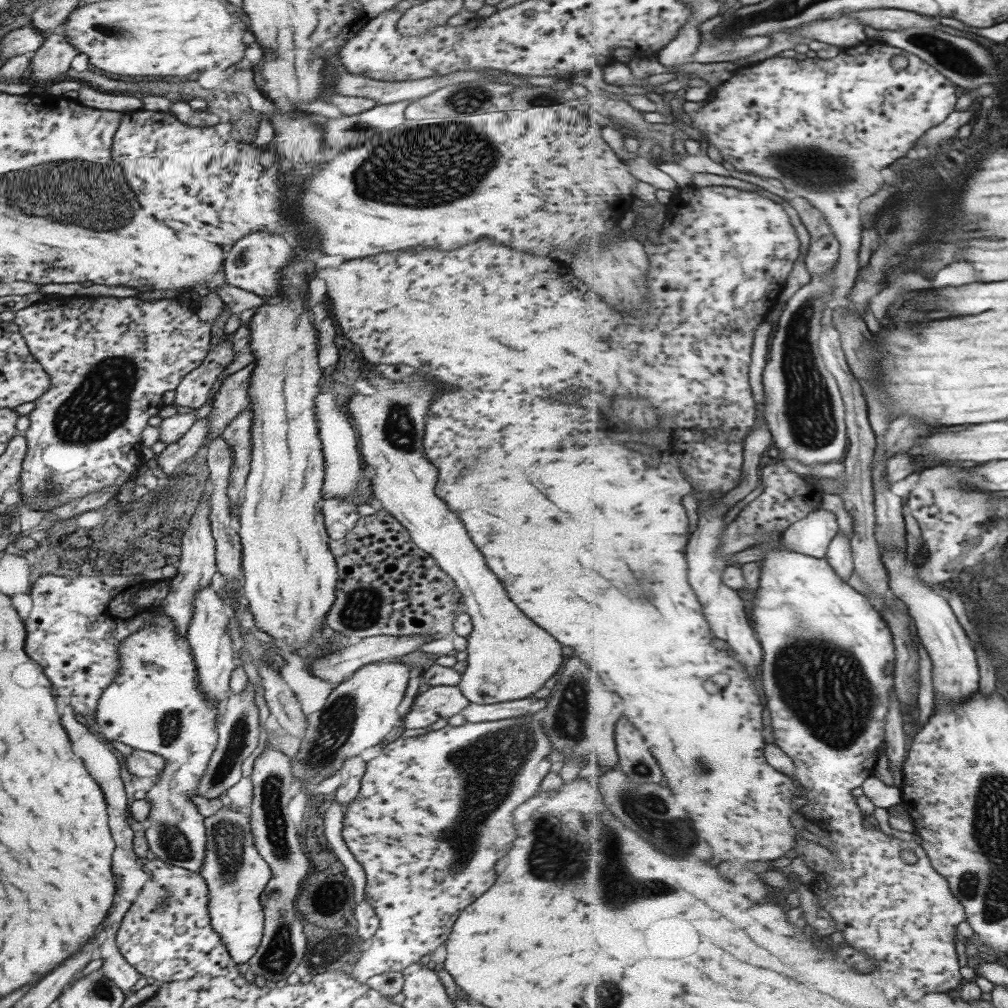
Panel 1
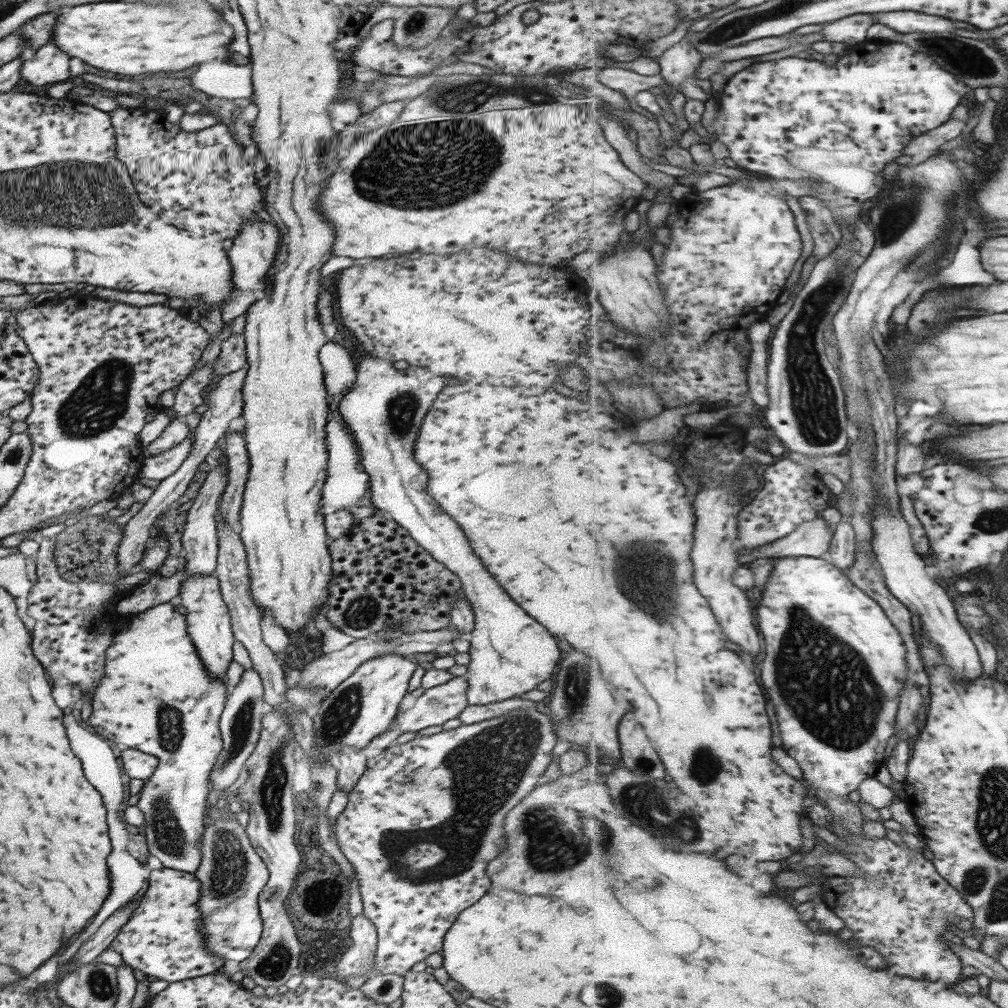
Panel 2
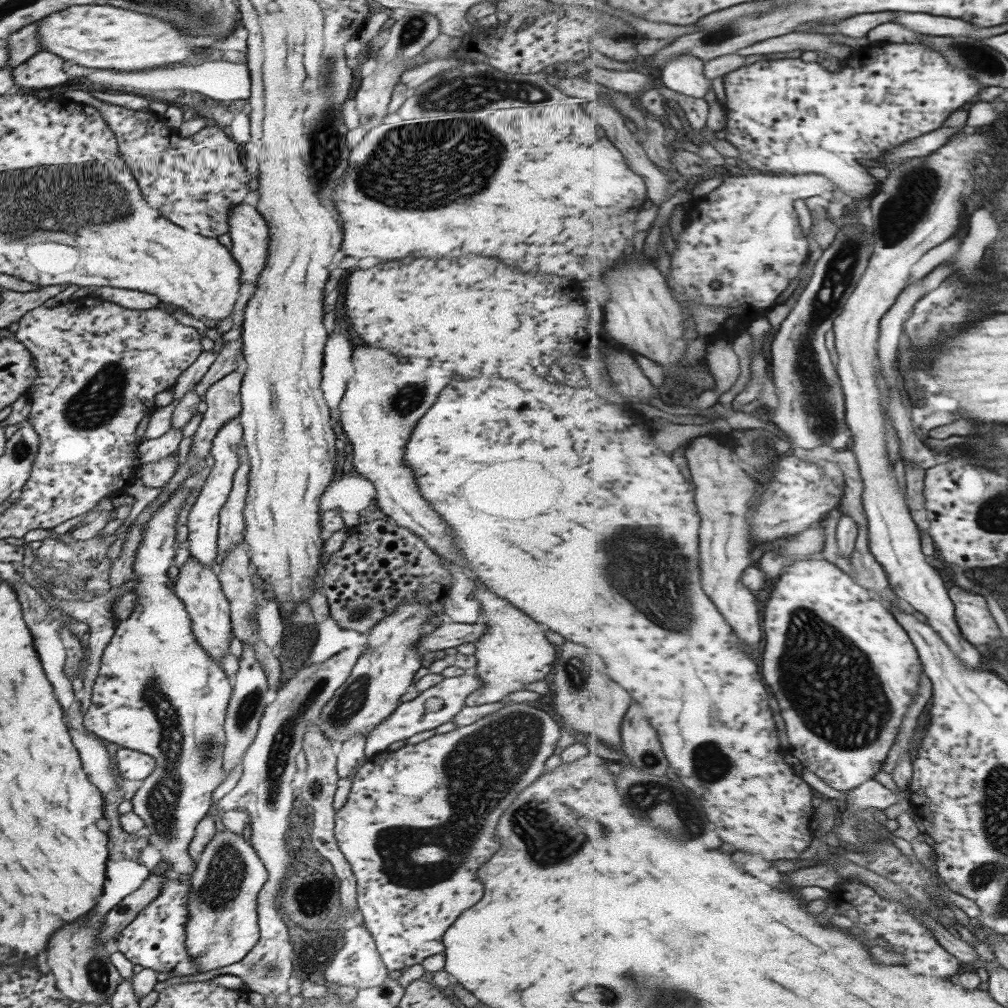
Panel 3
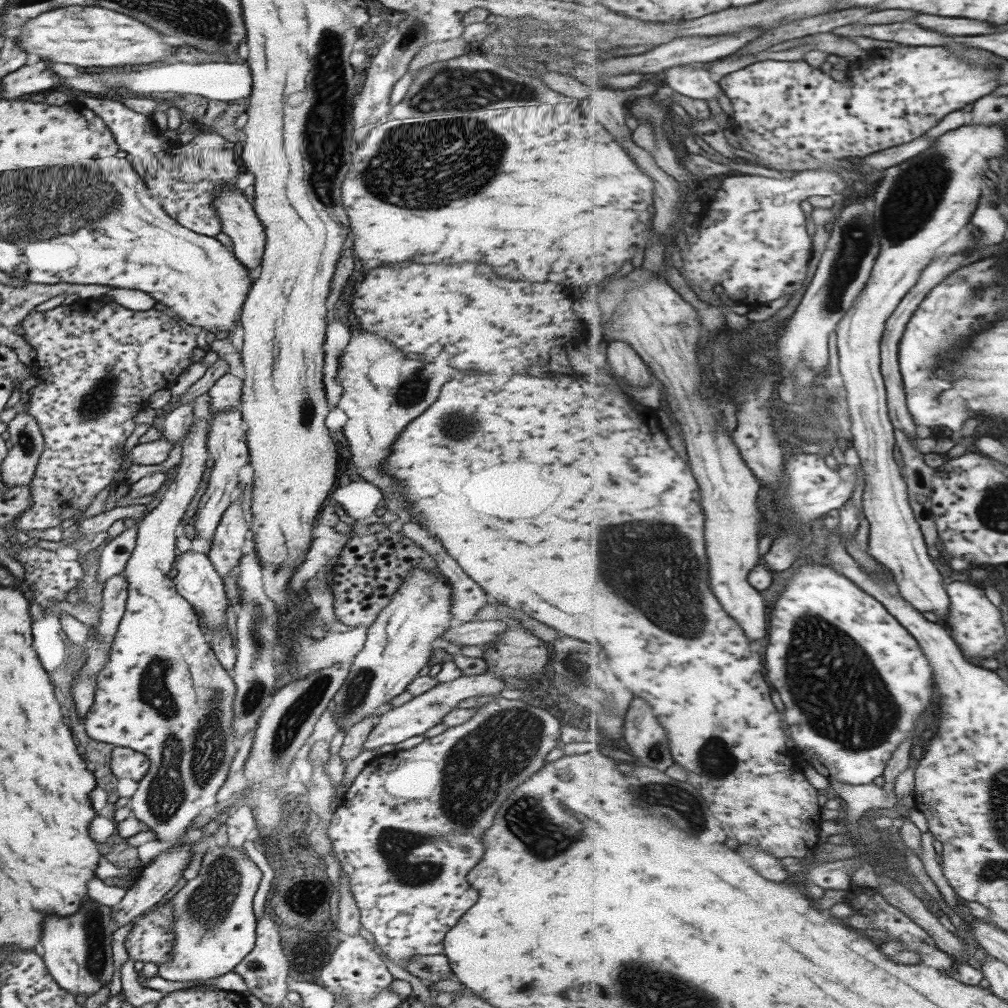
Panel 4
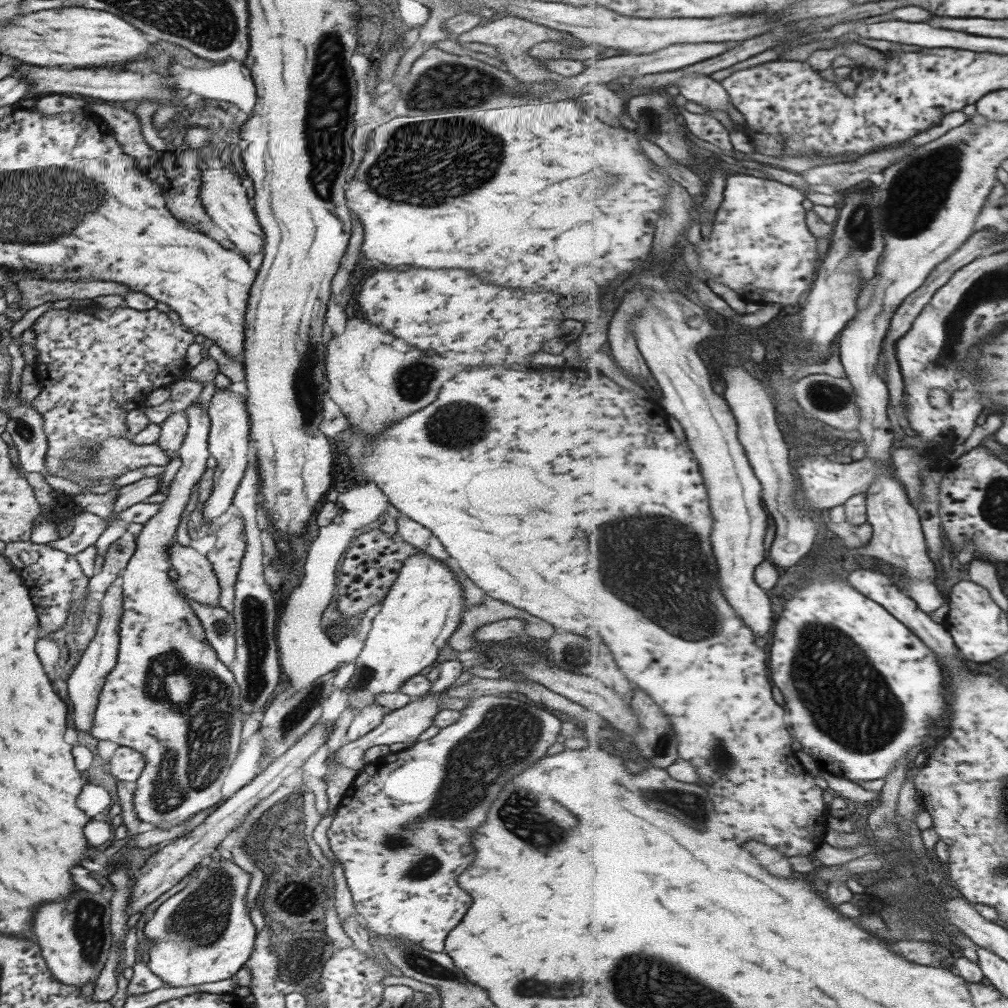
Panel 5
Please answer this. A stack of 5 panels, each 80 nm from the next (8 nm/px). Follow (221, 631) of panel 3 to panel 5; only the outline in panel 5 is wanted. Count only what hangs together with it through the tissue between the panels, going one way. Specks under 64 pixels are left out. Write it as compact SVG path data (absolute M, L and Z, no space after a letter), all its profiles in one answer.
M171 544L166 550L169 568L178 574L175 587L183 596L204 605L217 606L219 587L207 558L193 548Z

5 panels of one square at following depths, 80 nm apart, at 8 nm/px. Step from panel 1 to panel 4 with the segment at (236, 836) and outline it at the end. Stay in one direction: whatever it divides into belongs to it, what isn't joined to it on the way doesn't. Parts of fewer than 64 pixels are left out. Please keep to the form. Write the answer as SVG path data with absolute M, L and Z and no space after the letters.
M212 843L205 851L202 856L200 868L197 871L196 877L184 882L182 885L179 885L176 888L176 891L172 893L171 909L173 909L172 916L174 916L174 921L170 924L170 928L172 928L172 933L174 934L174 939L172 940L170 952L170 959L166 963L157 963L157 976L163 978L163 980L170 980L173 982L203 982L203 980L211 980L211 978L217 978L217 976L223 976L223 974L227 974L227 972L231 972L233 968L235 968L241 960L243 960L244 956L247 956L251 949L254 947L255 940L255 929L256 929L256 921L255 917L253 917L252 910L252 898L253 894L255 894L255 890L257 890L257 885L259 884L259 880L261 880L261 871L257 869L255 864L245 855L245 852L241 848L232 848L230 844L226 843L221 847L215 847Z

